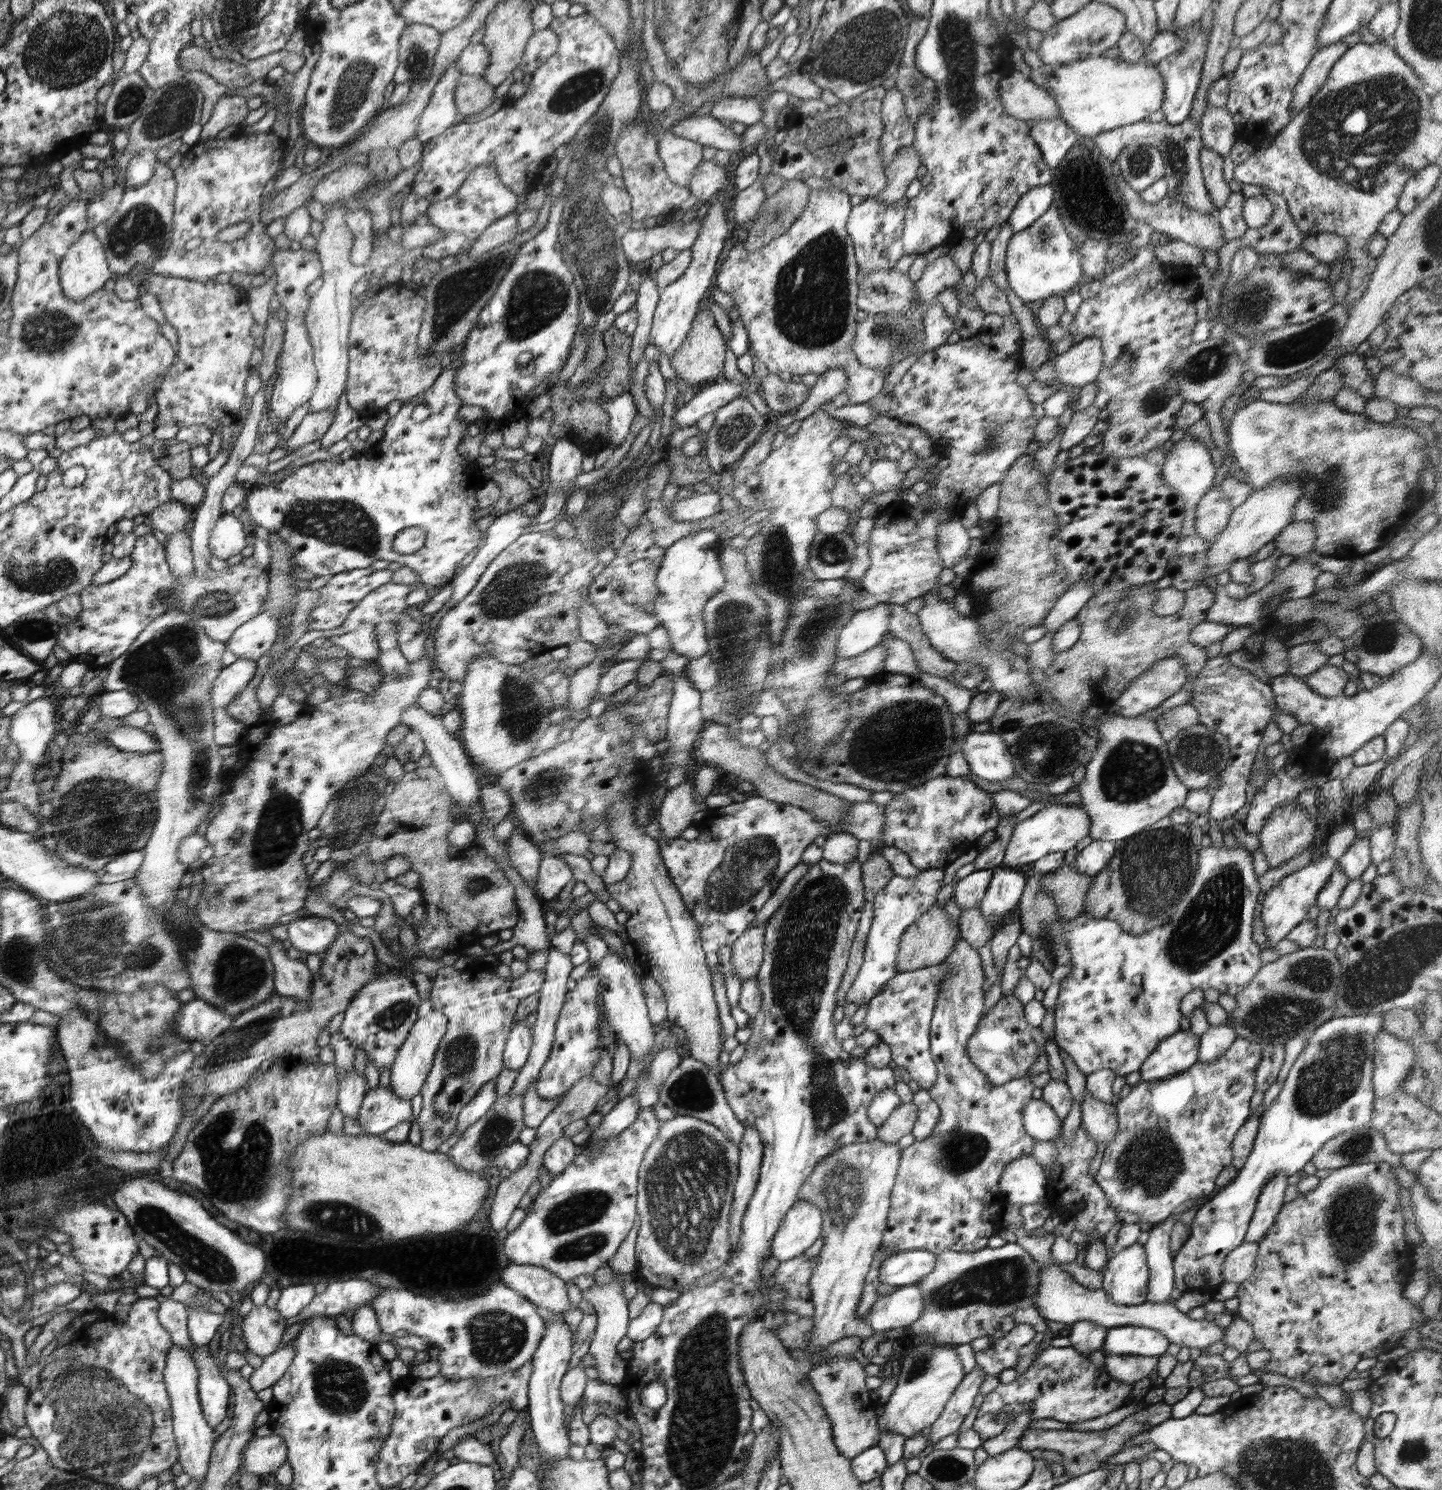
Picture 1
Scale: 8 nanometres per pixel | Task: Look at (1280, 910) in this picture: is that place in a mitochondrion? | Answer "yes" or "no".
no

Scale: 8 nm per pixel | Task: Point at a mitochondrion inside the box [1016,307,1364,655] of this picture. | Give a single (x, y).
(1289, 350)

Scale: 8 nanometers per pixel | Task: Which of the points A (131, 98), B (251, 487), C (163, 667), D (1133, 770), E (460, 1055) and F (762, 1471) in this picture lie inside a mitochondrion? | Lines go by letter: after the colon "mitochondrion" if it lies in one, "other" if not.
A: mitochondrion
B: other
C: mitochondrion
D: mitochondrion
E: mitochondrion
F: other

